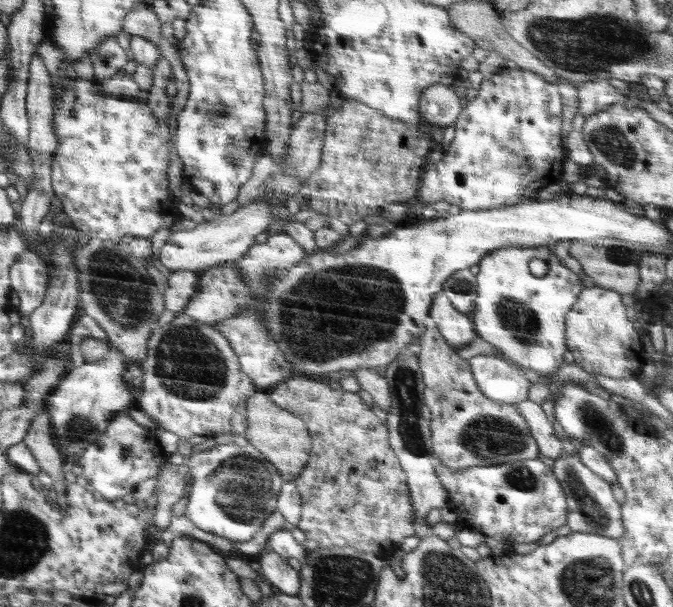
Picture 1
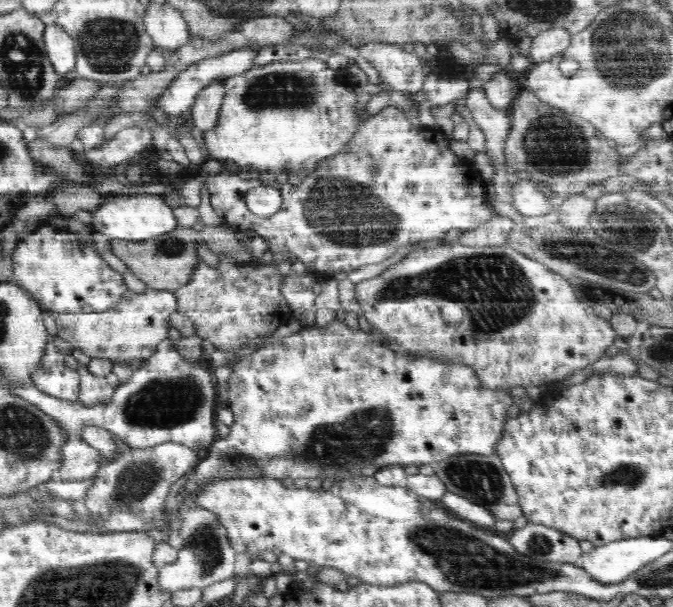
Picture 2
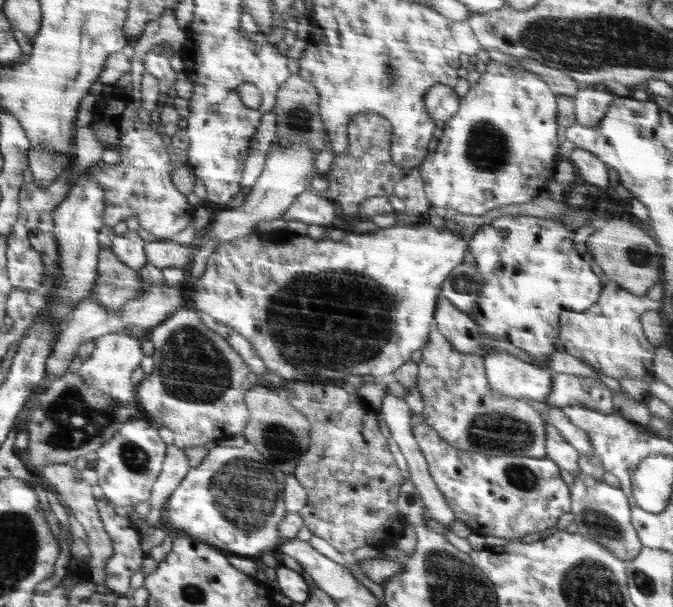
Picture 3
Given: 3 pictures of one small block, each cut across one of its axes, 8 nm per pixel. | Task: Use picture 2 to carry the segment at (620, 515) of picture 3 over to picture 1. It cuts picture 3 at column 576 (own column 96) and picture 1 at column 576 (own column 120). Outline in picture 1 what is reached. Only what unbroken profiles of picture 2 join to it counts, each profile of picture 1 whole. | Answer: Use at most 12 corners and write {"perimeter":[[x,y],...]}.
{"perimeter":[[577,453],[552,471],[567,498],[572,533],[624,538],[611,484]]}

